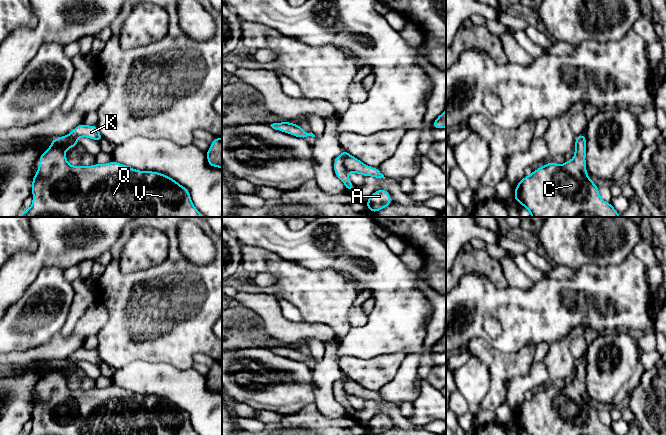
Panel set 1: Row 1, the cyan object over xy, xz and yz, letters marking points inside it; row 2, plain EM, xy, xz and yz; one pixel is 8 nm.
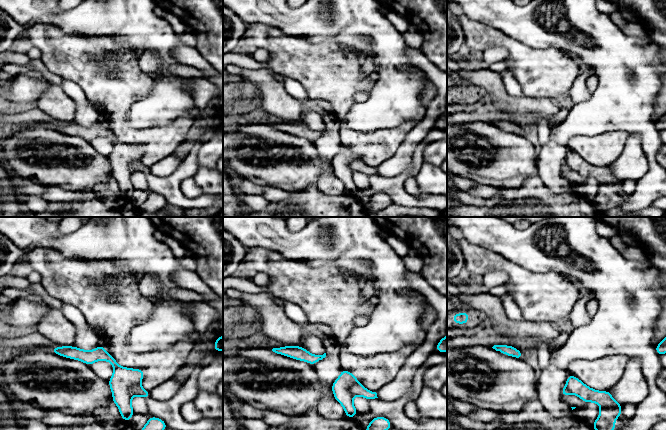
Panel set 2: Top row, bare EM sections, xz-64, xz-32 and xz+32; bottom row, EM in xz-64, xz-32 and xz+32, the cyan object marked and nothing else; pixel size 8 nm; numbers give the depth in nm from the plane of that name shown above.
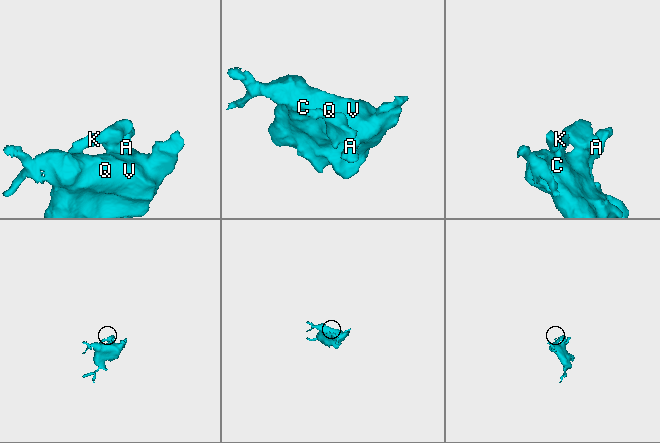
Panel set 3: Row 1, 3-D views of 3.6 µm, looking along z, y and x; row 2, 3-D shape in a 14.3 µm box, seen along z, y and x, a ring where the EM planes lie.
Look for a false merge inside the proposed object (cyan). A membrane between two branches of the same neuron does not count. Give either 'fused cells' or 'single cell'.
single cell

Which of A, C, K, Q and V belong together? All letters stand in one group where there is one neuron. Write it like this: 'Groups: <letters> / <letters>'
Groups: A C K Q V

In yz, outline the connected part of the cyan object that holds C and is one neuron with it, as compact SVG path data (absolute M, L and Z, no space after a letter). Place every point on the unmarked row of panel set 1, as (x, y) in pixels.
M580 358L575 362L575 378L570 385L558 389L554 385L544 388L542 391L533 394L529 400L518 406L514 414L514 424L524 430L528 435L616 435L611 427L605 426L600 418L597 409L589 402L586 394L586 359Z

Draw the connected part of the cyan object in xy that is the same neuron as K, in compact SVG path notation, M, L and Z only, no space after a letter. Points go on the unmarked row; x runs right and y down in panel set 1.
M83 347L69 358L50 364L50 371L39 382L39 391L32 403L32 429L26 435L198 435L192 427L189 414L163 397L135 394L116 385L86 391L70 389L65 376L77 371L80 361L103 365L97 349Z

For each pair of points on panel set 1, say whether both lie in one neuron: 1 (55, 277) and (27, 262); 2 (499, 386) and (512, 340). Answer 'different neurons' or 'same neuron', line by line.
1: different neurons
2: different neurons

